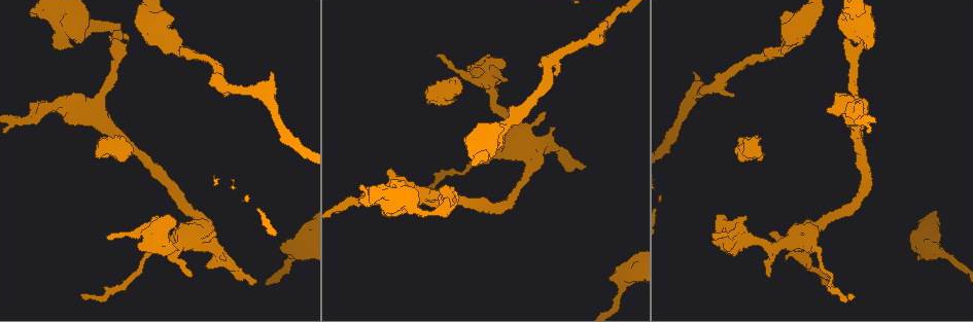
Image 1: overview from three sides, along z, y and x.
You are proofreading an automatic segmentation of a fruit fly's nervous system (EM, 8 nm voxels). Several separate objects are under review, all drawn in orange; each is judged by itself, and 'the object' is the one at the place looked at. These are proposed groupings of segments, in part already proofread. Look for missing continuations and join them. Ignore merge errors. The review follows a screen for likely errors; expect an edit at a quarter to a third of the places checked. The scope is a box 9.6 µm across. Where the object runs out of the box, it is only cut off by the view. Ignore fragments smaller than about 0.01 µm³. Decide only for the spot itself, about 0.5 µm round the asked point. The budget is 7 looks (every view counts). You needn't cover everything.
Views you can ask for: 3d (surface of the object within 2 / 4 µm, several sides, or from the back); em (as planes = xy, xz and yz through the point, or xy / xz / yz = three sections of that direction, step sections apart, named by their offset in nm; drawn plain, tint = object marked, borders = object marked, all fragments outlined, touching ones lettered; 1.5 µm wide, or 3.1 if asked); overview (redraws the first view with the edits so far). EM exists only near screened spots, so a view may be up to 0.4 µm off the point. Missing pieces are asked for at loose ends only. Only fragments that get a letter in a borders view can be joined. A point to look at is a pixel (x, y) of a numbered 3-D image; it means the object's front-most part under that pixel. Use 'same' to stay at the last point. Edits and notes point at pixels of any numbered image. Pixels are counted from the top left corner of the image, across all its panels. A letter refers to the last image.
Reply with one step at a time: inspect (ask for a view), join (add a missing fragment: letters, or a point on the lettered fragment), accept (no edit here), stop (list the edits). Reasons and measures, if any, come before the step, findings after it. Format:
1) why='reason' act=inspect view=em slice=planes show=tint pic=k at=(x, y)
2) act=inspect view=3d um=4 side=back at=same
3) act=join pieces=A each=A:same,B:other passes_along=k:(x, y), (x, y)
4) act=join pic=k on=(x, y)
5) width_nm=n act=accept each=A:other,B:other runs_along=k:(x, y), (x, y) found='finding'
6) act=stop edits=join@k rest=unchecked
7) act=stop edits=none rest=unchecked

why='free end' act=inspect view=em slice=planes show=tint pic=1 at=(109, 237)

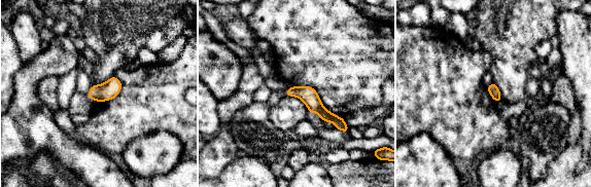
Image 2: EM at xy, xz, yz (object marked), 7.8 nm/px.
act=inspect view=em slice=planes show=borders at=same

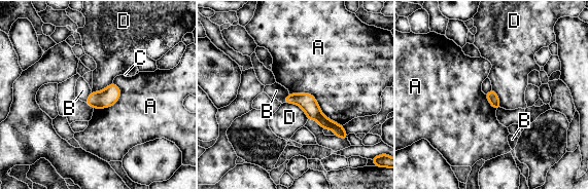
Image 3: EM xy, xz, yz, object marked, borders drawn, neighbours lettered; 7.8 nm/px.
act=accept each=A:other,B:other,C:other,D:other found='no lettered fragment goes on from it'

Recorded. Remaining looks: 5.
why='an open end' act=inspect view=3d um=4 pic=1 at=(827, 283)

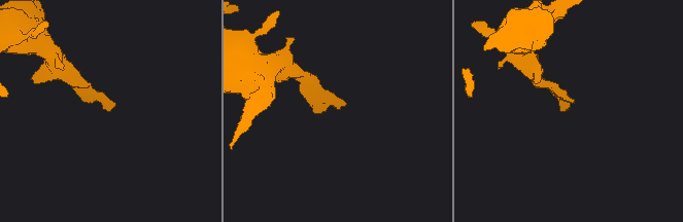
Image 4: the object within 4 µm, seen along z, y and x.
why='need the tissue' act=inspect view=em slice=planes show=borders pic=4 at=(114, 107)

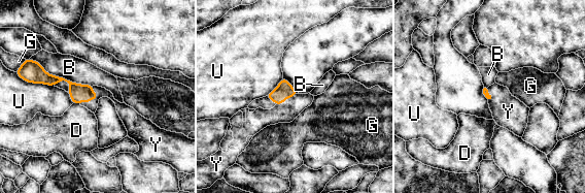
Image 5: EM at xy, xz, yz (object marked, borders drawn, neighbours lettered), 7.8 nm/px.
act=join pieces=Y each=B:other,D:other,G:other,U:other,Y:same found='it goes on there'

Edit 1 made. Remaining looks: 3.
act=stop edits=join@5 rest=unchecked

